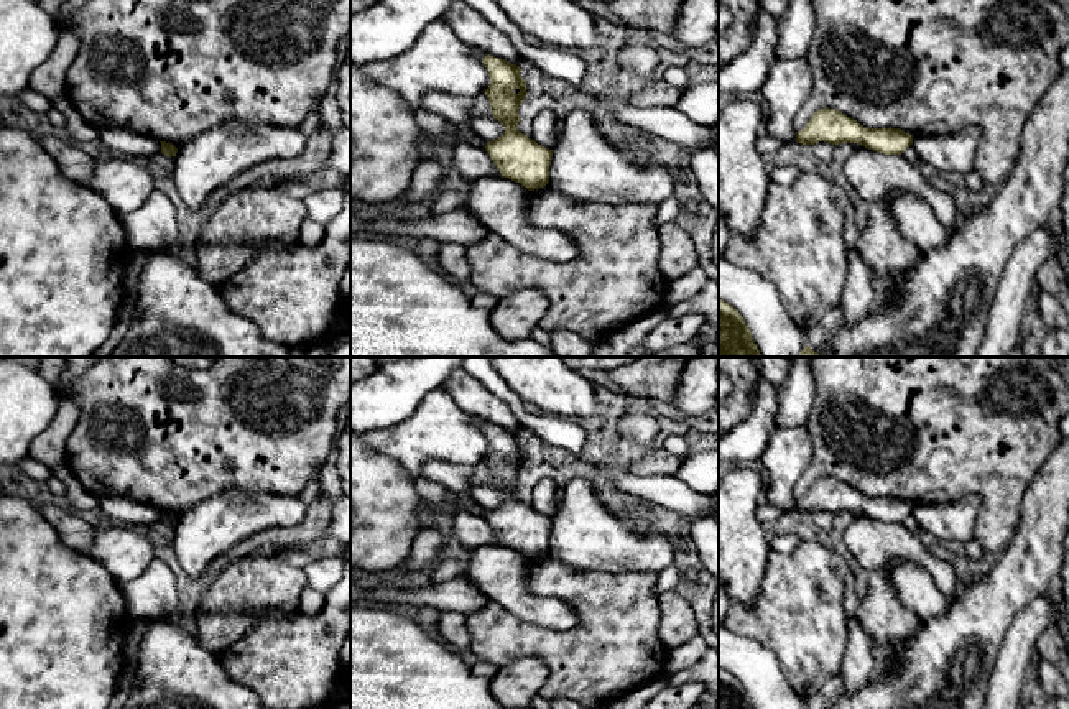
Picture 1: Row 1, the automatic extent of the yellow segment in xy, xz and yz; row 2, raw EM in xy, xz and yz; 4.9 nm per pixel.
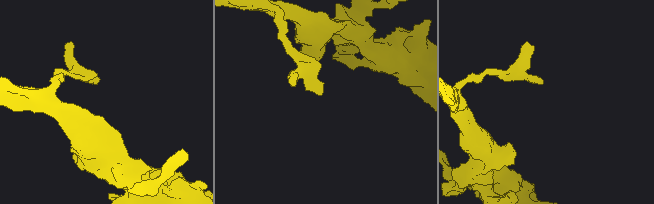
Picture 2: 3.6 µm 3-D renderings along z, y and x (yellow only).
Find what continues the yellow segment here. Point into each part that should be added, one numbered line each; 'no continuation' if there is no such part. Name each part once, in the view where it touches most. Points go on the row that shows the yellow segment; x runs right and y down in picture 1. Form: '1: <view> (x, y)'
no continuation

